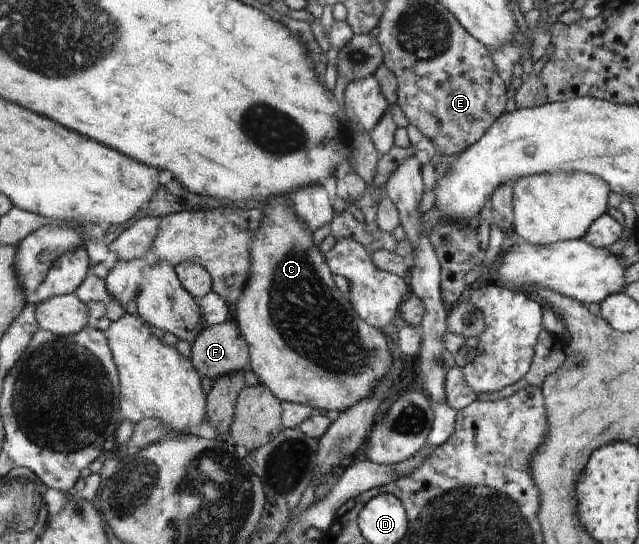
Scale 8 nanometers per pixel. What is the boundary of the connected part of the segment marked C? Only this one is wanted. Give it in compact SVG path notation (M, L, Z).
M274 198L268 199L268 208L263 211L266 214L266 222L257 232L257 237L253 240L253 245L250 245L250 254L252 255L252 262L249 268L248 283L244 286L241 296L232 305L232 318L241 326L241 333L245 337L245 341L249 343L249 357L251 362L251 370L259 378L260 384L269 387L269 390L278 398L290 401L291 403L300 403L306 405L312 410L319 412L327 412L328 415L334 416L342 411L348 410L351 406L361 402L367 395L373 394L380 382L386 379L392 370L392 356L390 350L386 348L386 338L380 332L380 329L371 327L369 323L361 319L357 311L354 310L353 303L338 290L334 284L333 273L329 269L328 260L324 260L324 256L320 254L320 250L314 246L312 242L312 234L310 229L306 226L304 220L300 220L288 204L289 198Z

